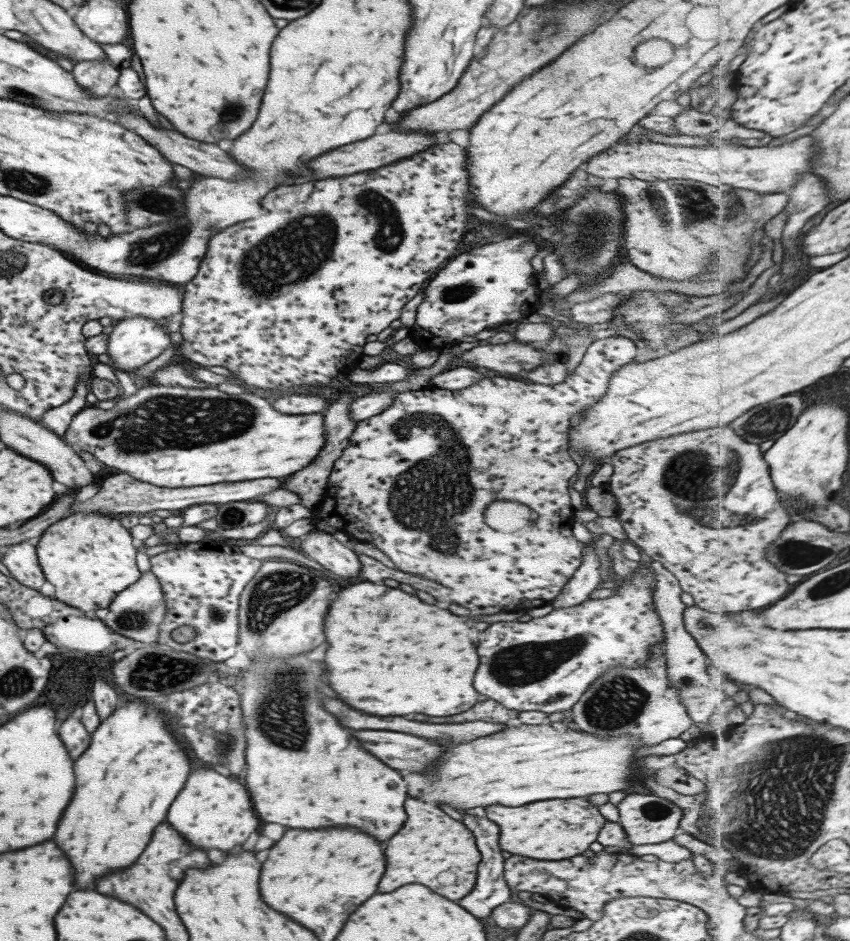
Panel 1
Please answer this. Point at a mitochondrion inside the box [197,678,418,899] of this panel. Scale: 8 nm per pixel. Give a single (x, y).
(222, 746)

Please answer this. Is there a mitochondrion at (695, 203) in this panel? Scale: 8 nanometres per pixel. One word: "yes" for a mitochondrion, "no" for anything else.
yes

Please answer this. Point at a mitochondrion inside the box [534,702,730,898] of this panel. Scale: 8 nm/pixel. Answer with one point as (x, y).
(655, 811)

